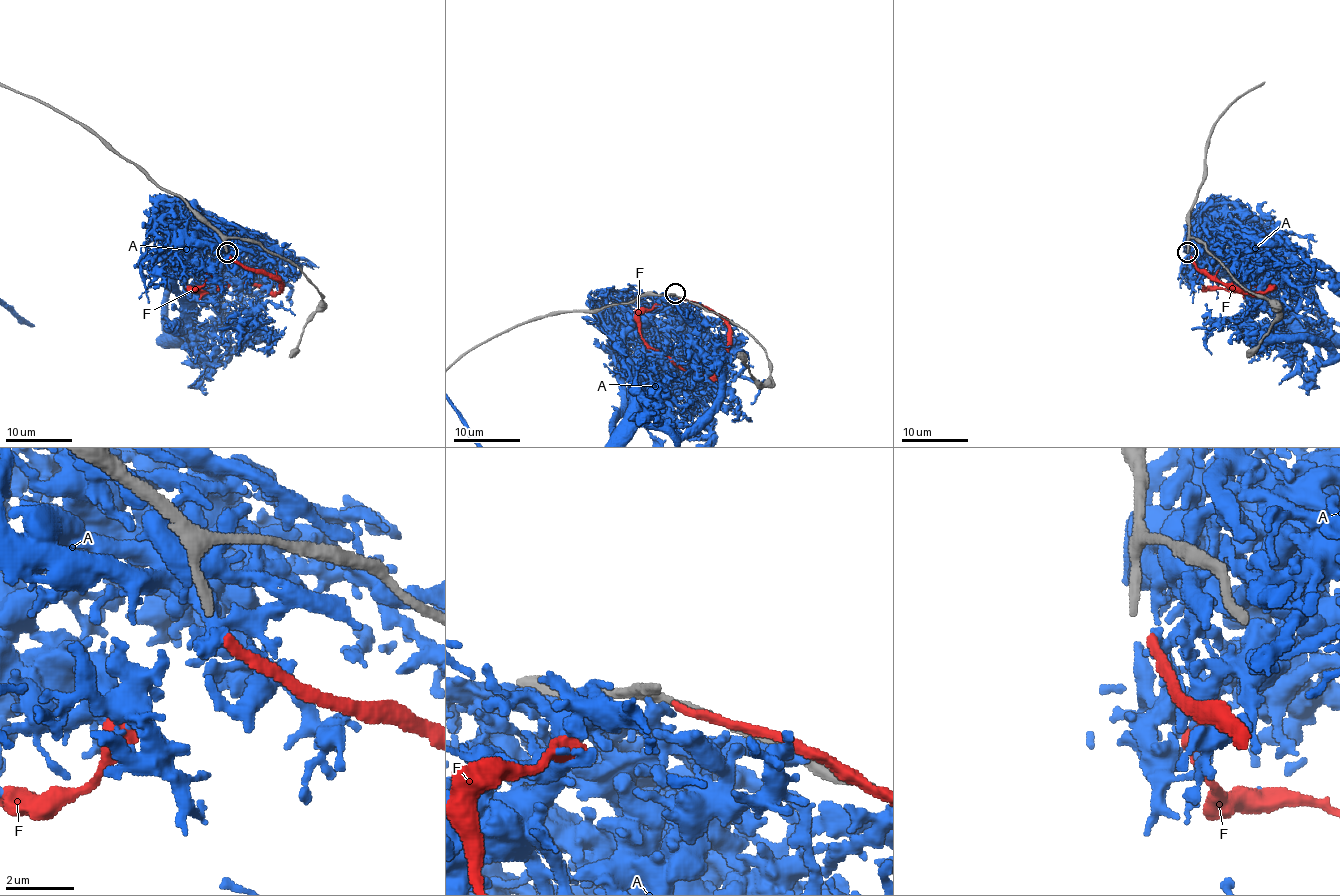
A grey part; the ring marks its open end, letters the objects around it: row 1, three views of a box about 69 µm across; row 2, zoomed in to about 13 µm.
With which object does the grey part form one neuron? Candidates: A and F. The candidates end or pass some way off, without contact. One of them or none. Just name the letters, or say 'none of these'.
none of these

